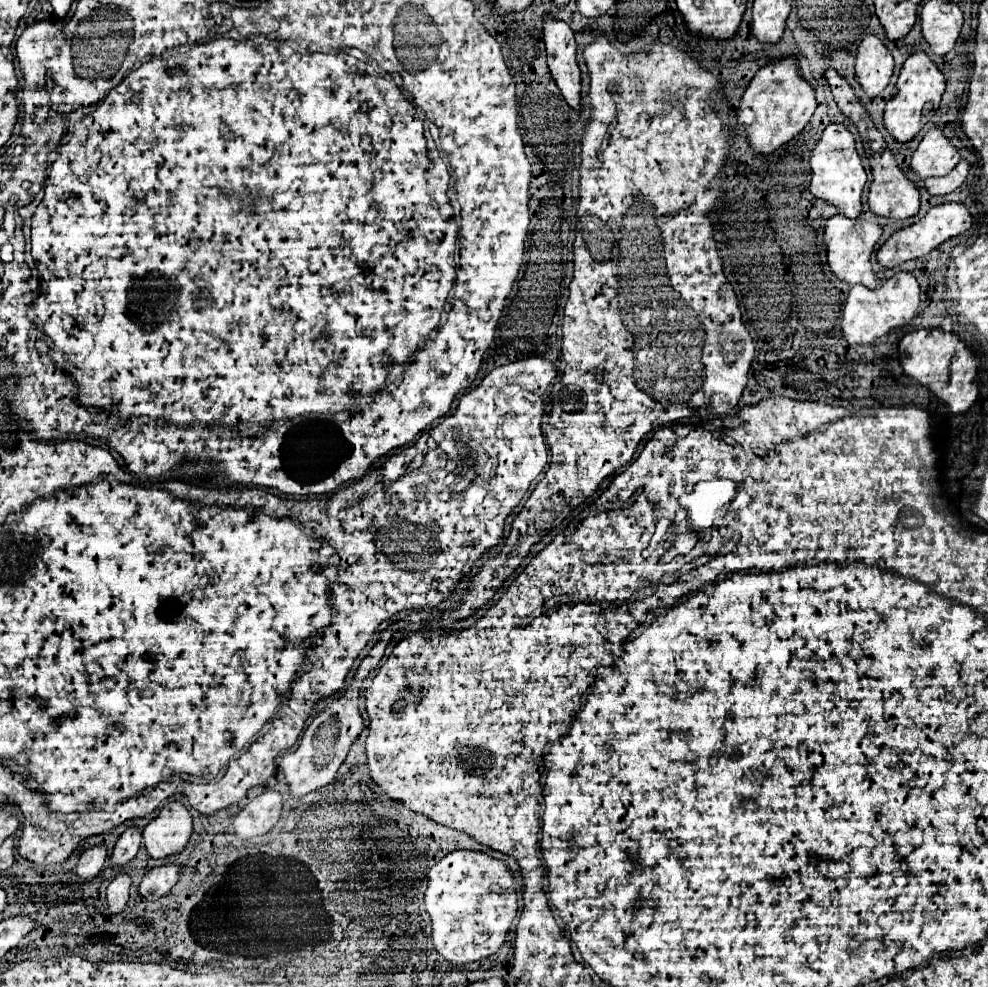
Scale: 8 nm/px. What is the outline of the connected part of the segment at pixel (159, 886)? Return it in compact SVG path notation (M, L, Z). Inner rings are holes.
M178 864L156 866L152 868L138 886L138 894L144 900L158 900L170 892L170 888L178 882L182 868Z

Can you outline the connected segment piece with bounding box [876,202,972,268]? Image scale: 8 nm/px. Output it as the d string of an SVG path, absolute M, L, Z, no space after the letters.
M940 204L940 206L934 206L920 222L912 224L910 228L904 228L904 230L898 230L894 232L884 244L882 248L878 250L878 262L882 268L896 268L900 266L902 262L906 260L914 260L914 258L922 258L926 256L930 250L938 248L942 242L954 238L954 236L960 236L962 232L966 232L968 228L972 226L972 218L968 214L968 210L964 208L964 204Z

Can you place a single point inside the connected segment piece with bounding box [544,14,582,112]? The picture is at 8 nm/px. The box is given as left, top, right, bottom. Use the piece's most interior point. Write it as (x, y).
(560, 45)

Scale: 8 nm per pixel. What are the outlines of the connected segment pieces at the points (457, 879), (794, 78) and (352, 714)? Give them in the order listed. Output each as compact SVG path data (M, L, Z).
M458 850L446 854L428 872L424 906L430 914L436 952L450 964L462 966L496 954L506 942L506 934L518 912L516 884L502 860L484 852Z
M788 56L760 68L760 72L752 78L742 96L738 120L746 128L746 140L754 154L768 156L798 136L810 122L814 110L816 94L812 86L798 74L798 60Z
M380 644L374 646L370 650L368 658L364 658L364 662L360 664L360 670L356 672L356 680L354 680L352 688L348 688L342 698L334 700L324 712L320 712L310 722L310 726L304 730L304 738L298 742L298 746L294 750L284 752L284 756L280 760L280 768L284 772L286 786L292 794L292 798L302 798L302 796L306 796L314 790L320 790L336 780L336 772L342 766L350 746L356 742L356 738L364 730L364 720L362 720L360 710L358 710L358 696L360 696L358 680L366 678L368 672L378 664L378 660L382 656L384 656L384 648Z

